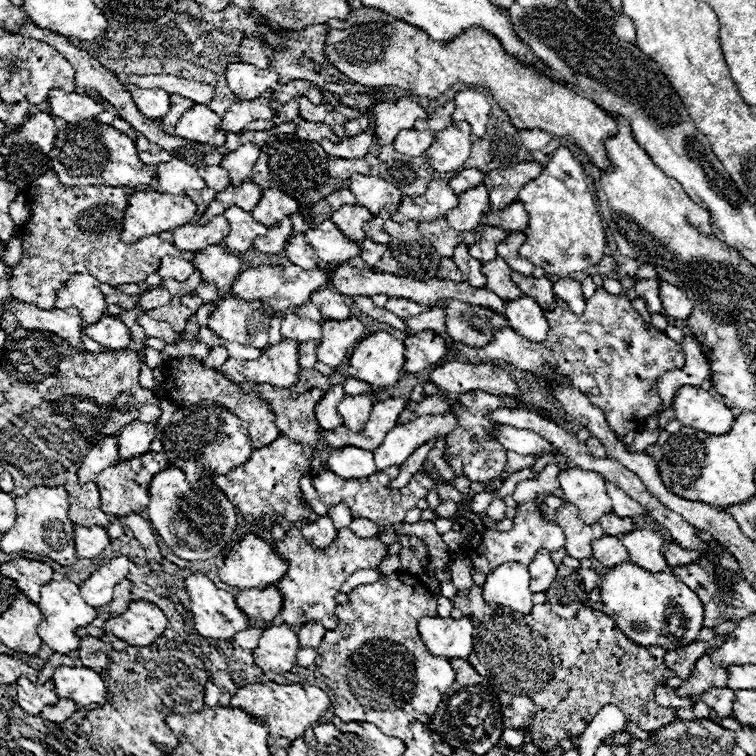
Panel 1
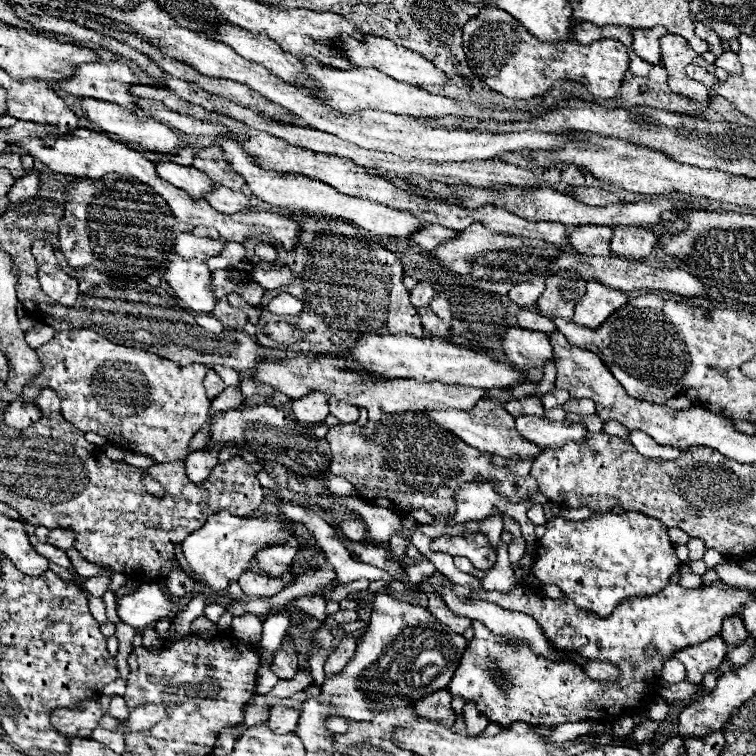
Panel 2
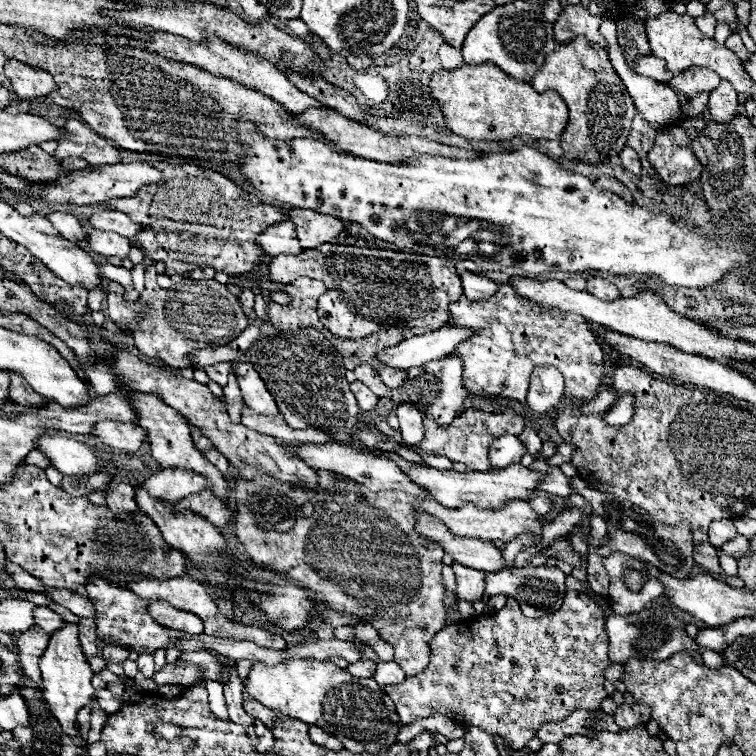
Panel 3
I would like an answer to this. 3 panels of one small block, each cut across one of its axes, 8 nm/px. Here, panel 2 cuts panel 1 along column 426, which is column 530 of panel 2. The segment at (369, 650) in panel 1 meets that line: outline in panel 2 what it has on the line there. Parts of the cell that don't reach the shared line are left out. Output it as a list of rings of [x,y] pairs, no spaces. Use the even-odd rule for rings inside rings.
[[[714,582],[714,584],[704,584],[698,590],[686,590],[680,584],[668,584],[660,594],[656,596],[642,596],[642,598],[632,598],[630,602],[622,602],[608,618],[600,618],[594,612],[586,612],[582,608],[576,608],[572,600],[550,600],[542,592],[534,592],[532,588],[525,585],[516,584],[512,592],[500,594],[500,592],[482,592],[474,590],[470,598],[480,598],[480,600],[490,600],[494,604],[500,604],[502,608],[510,608],[516,612],[524,612],[532,618],[536,618],[546,634],[546,638],[560,650],[578,650],[580,656],[588,660],[608,660],[614,666],[620,668],[620,680],[614,684],[602,684],[586,676],[586,672],[574,664],[574,662],[550,662],[542,656],[536,656],[528,646],[520,644],[510,644],[504,636],[496,636],[486,630],[486,626],[480,626],[480,622],[474,622],[474,640],[470,640],[460,666],[456,668],[450,684],[446,690],[462,698],[466,702],[474,702],[482,714],[490,718],[490,722],[500,724],[502,728],[508,728],[514,722],[528,722],[528,724],[564,724],[564,722],[582,722],[582,720],[600,720],[600,718],[620,718],[632,710],[638,710],[642,702],[648,700],[648,692],[654,690],[654,680],[658,678],[658,670],[662,664],[674,656],[676,650],[700,644],[712,636],[718,636],[722,632],[722,622],[724,618],[740,616],[744,610],[744,604],[754,600],[752,590],[740,590],[724,582]],[[648,646],[658,648],[658,658],[646,658],[646,648]]]

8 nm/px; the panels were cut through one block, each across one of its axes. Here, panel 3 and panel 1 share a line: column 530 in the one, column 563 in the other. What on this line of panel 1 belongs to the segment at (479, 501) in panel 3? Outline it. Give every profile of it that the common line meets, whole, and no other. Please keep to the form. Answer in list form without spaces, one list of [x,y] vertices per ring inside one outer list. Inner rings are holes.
[[[570,468],[562,470],[558,480],[564,500],[578,506],[580,518],[586,524],[594,524],[600,520],[602,514],[612,512],[612,502],[606,494],[604,478],[600,478],[598,474],[580,468]]]

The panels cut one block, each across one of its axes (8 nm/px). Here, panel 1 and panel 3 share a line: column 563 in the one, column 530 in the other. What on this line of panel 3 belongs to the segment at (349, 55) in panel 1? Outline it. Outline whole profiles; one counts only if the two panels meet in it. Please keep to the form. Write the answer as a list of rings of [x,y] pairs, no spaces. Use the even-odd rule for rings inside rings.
[[[492,62],[482,66],[462,66],[456,70],[438,70],[430,80],[432,98],[444,104],[448,126],[454,134],[468,140],[510,140],[530,136],[534,140],[558,140],[568,124],[566,102],[554,92],[534,92],[530,82],[516,80]]]

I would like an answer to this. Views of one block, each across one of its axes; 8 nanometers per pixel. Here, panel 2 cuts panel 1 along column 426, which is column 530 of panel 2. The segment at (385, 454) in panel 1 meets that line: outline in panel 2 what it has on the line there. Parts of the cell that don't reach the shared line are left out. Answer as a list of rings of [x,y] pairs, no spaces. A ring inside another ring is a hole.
[[[522,416],[516,418],[516,430],[530,442],[540,448],[562,448],[566,442],[582,442],[588,430],[582,424],[554,422],[538,416]]]

